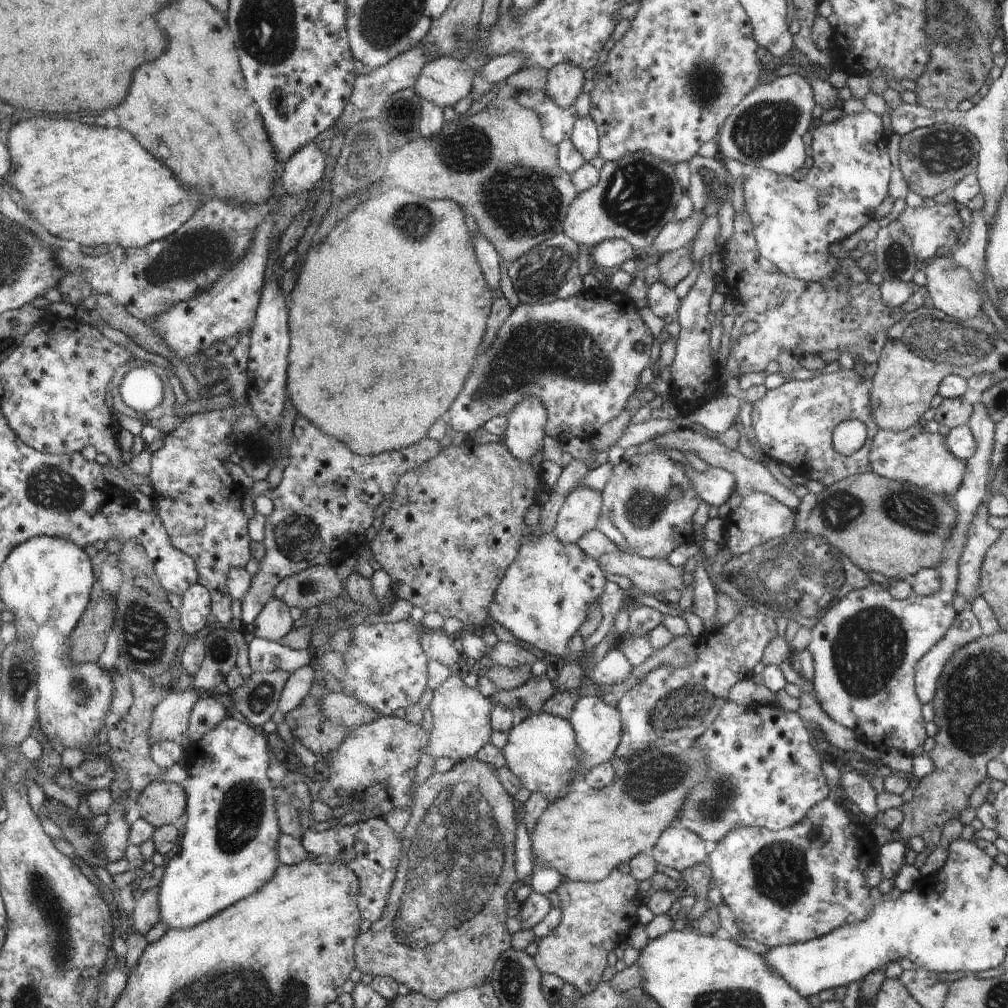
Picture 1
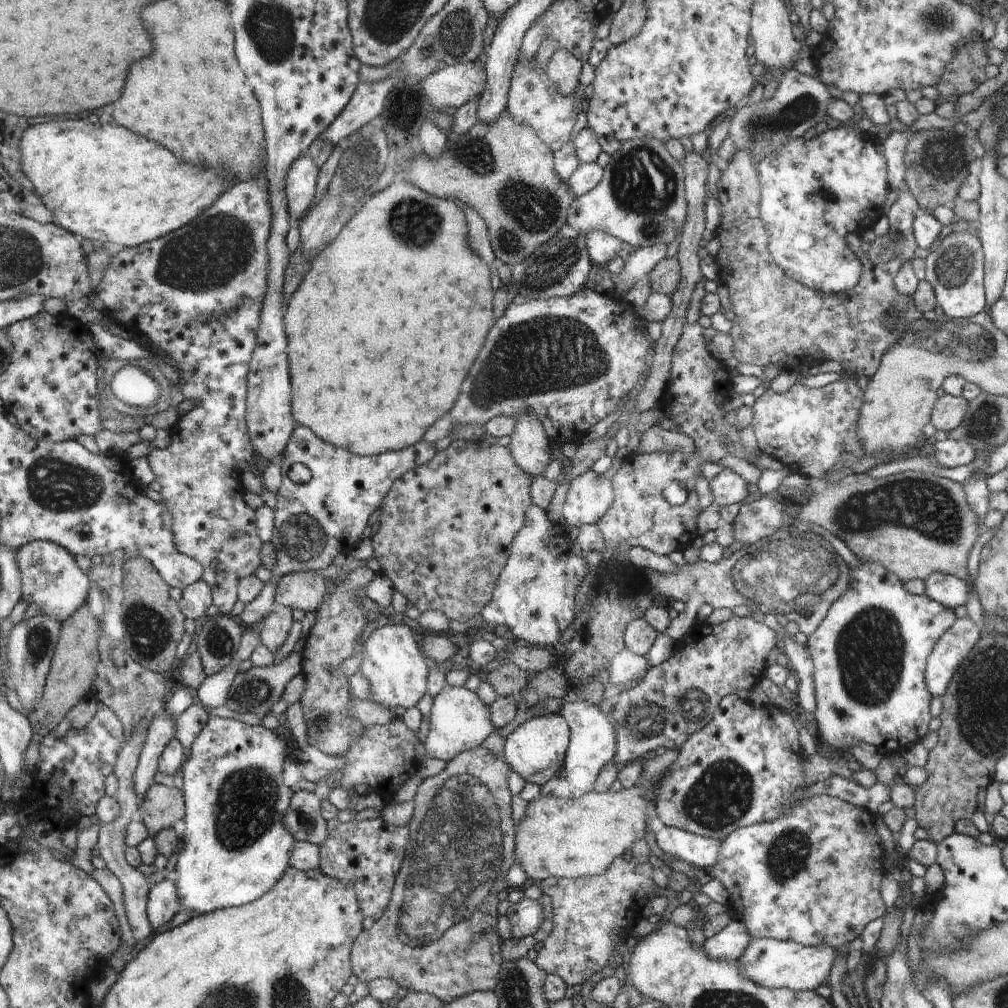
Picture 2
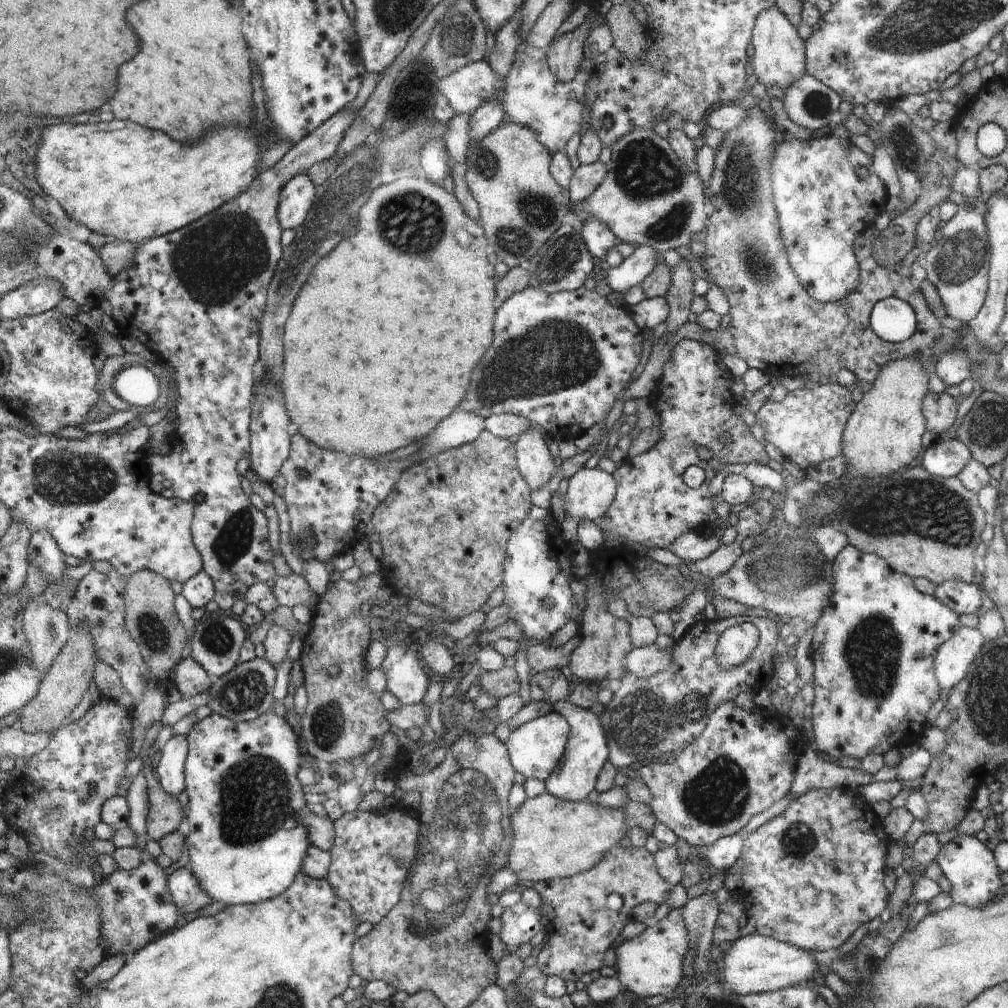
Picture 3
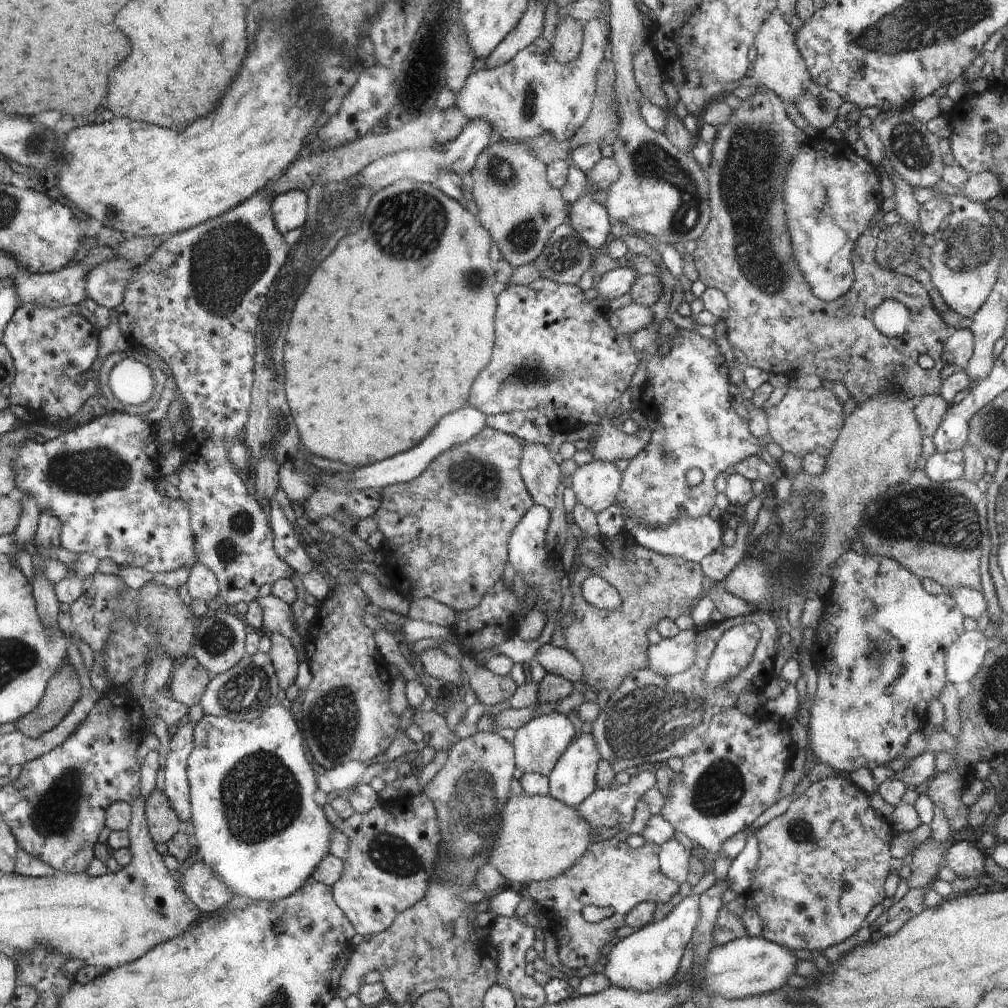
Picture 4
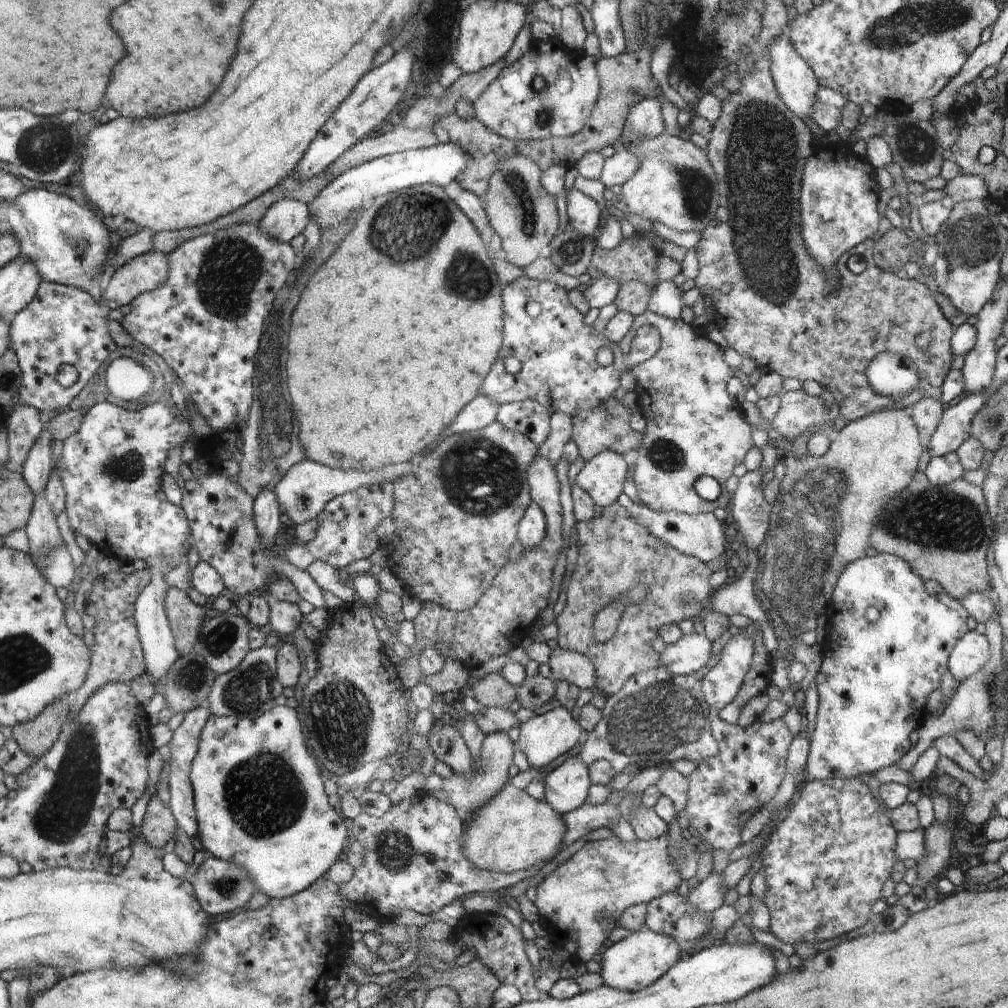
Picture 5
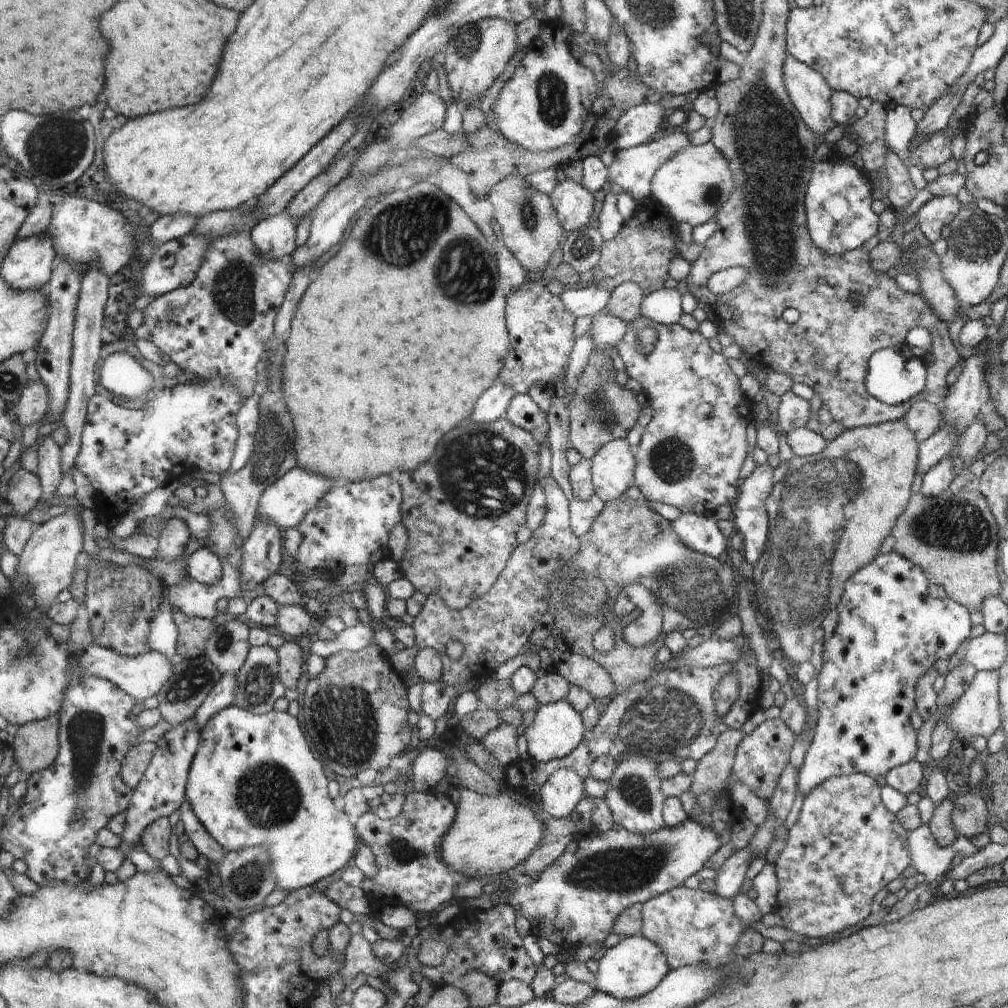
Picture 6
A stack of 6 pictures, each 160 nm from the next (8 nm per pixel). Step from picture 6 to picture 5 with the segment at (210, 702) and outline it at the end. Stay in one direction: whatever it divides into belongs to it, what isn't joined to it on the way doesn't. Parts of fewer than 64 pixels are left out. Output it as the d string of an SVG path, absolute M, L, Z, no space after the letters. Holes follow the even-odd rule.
M209 704L189 710L184 715L184 720L174 731L169 745L171 752L170 773L168 777L168 788L170 790L170 808L173 809L174 816L177 817L178 828L184 831L190 838L199 837L199 826L195 813L193 801L193 786L189 777L191 762L196 756L198 745L201 739L205 722L212 715Z

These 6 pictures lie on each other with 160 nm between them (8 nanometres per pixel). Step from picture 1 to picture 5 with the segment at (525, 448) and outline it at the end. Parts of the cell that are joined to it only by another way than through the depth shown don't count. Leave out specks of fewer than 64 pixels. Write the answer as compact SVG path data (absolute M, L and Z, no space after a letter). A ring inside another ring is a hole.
M538 456L527 472L534 502L545 513L545 539L534 548L523 549L517 558L511 557L494 576L480 602L469 611L451 611L442 605L424 601L421 611L413 619L416 641L434 647L444 660L453 658L471 672L490 658L506 655L508 650L514 649L514 646L518 646L528 636L532 622L548 604L552 592L552 570L564 548L562 524L565 521L560 499L561 481L556 478L556 473L551 461Z

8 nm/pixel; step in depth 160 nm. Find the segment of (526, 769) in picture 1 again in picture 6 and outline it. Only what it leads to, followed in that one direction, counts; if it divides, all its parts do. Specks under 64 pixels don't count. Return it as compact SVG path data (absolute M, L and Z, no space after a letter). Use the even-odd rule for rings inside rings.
M566 700L556 701L539 707L533 722L526 728L524 736L527 738L531 761L545 763L572 754L584 742L582 740L582 736L585 736L584 724L573 705Z

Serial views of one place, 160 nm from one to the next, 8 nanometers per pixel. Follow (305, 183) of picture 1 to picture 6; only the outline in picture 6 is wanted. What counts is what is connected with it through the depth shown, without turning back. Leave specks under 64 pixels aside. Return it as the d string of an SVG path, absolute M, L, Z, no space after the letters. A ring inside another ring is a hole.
M287 210L256 222L249 230L258 252L273 261L290 258L296 250L297 222Z

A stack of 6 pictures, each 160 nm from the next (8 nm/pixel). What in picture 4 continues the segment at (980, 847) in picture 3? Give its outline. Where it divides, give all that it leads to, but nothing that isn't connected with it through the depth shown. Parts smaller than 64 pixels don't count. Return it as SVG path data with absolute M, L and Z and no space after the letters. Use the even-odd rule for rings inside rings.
M958 841L947 850L945 864L953 868L959 874L959 878L972 878L985 874L985 857L979 848L969 842Z

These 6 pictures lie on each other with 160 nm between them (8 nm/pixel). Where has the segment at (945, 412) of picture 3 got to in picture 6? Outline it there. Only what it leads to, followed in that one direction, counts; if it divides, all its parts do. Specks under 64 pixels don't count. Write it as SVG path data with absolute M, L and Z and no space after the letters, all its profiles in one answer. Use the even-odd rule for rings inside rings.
M916 401L904 416L904 421L921 443L942 427L940 408L928 401Z

